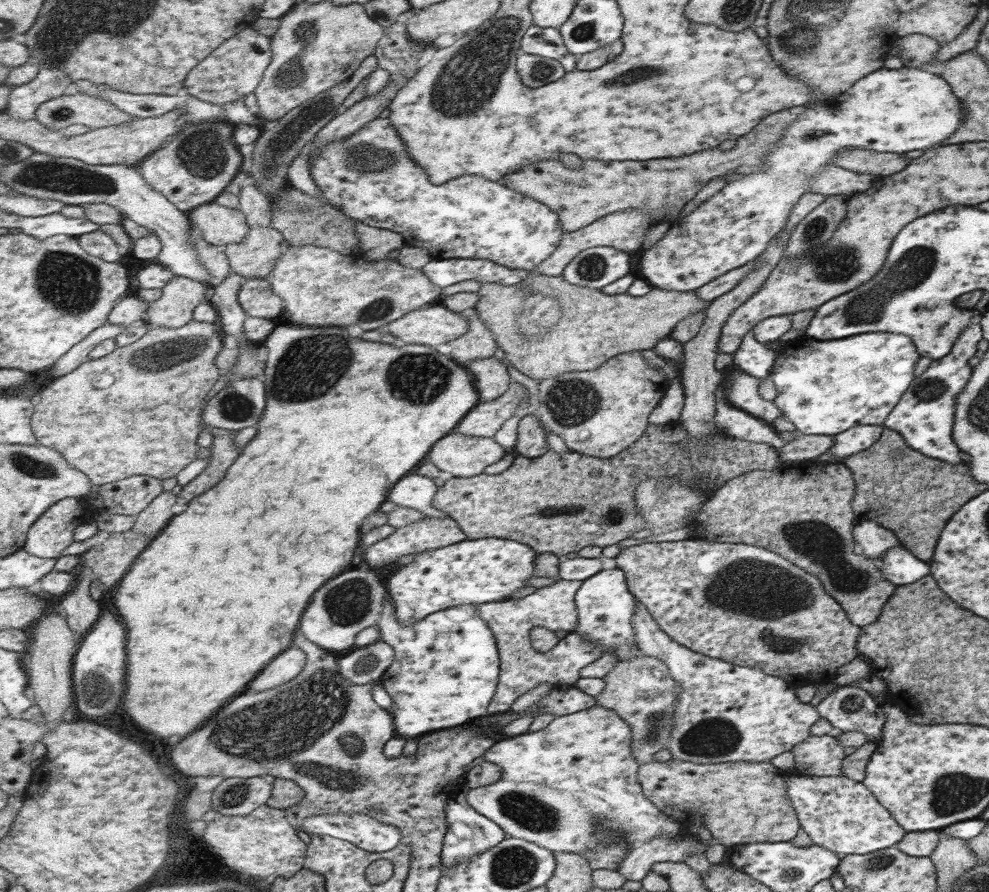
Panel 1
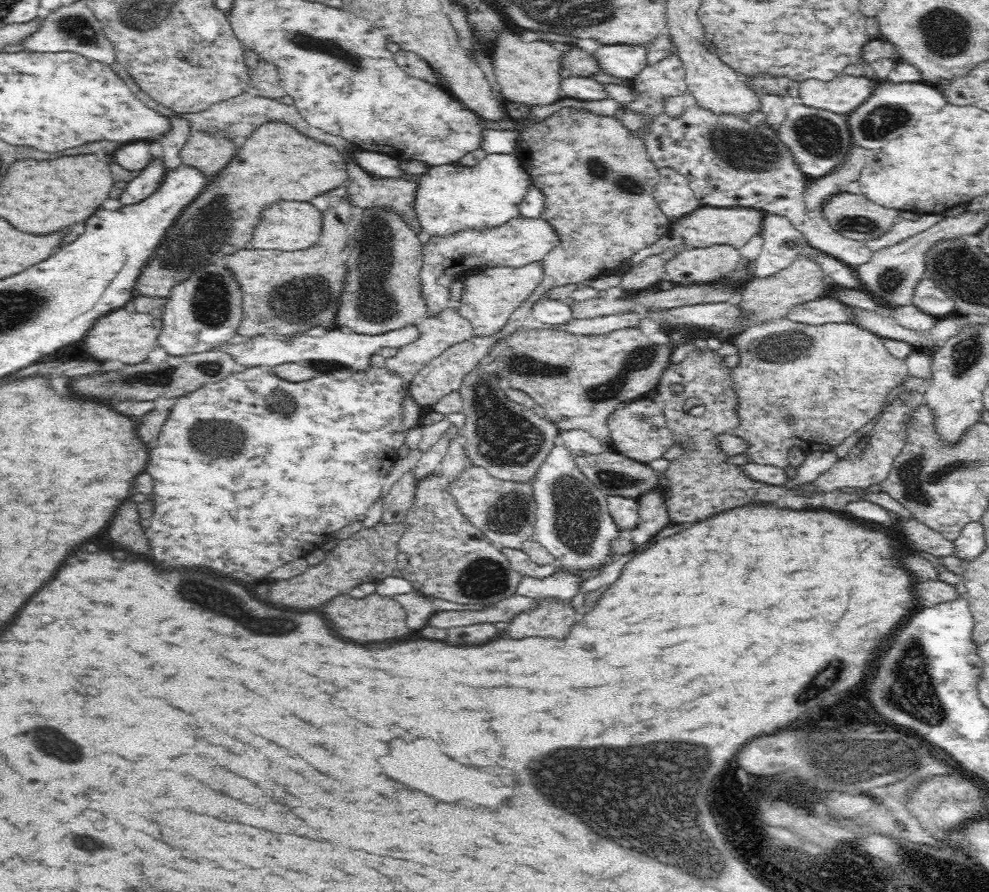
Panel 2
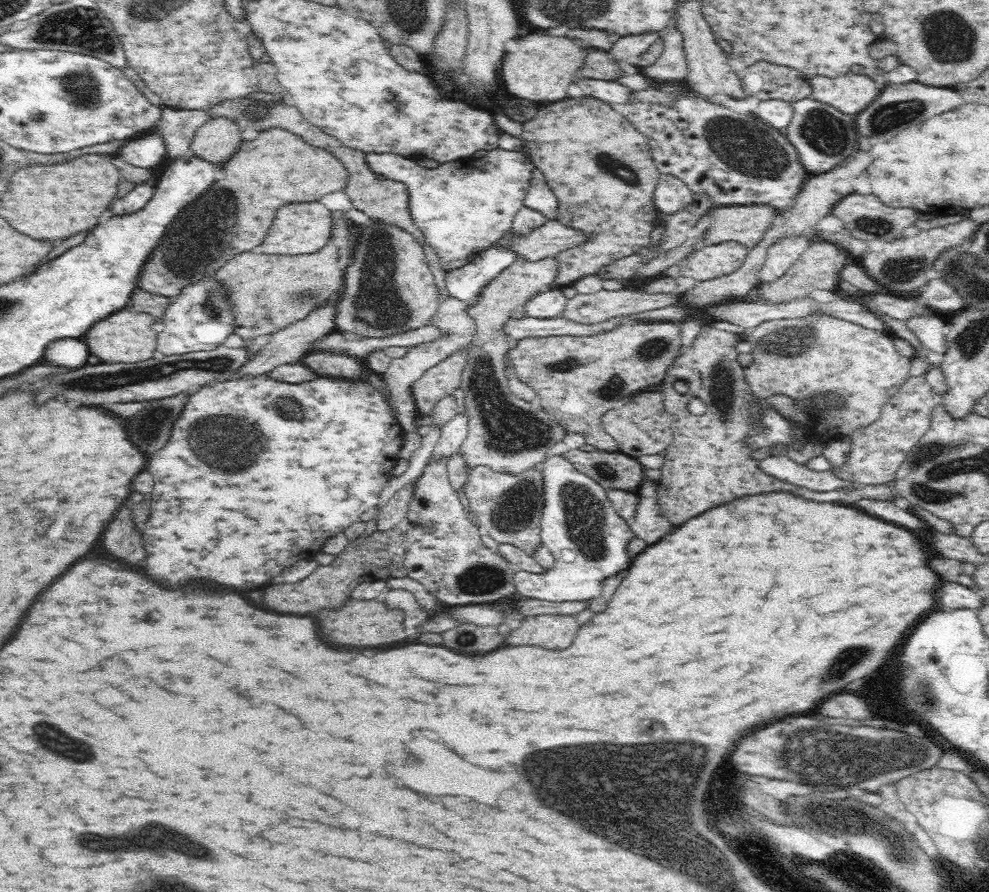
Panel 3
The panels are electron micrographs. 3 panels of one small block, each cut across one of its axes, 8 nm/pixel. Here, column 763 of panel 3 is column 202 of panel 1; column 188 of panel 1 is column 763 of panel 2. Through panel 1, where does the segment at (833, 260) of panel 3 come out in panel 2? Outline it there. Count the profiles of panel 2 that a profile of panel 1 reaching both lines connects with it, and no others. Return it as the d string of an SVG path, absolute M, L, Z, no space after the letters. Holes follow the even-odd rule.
M800 256L788 268L782 269L772 276L754 277L742 285L741 296L734 304L734 307L738 309L738 322L732 328L718 328L717 326L690 328L690 343L696 347L692 353L701 355L704 351L712 351L716 346L726 343L738 333L744 332L746 328L772 324L774 321L786 317L793 306L823 298L832 286L832 284L826 283L826 275L822 273L820 267L812 261L808 261L806 257Z

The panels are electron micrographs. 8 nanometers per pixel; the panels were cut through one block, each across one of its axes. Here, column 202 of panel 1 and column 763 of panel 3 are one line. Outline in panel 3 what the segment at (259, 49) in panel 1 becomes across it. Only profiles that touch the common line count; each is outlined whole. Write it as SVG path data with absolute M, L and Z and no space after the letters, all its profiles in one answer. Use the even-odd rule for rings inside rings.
M762 62L745 71L739 72L744 91L760 101L781 99L788 102L807 98L811 94L810 86L802 74L790 68L770 66Z

